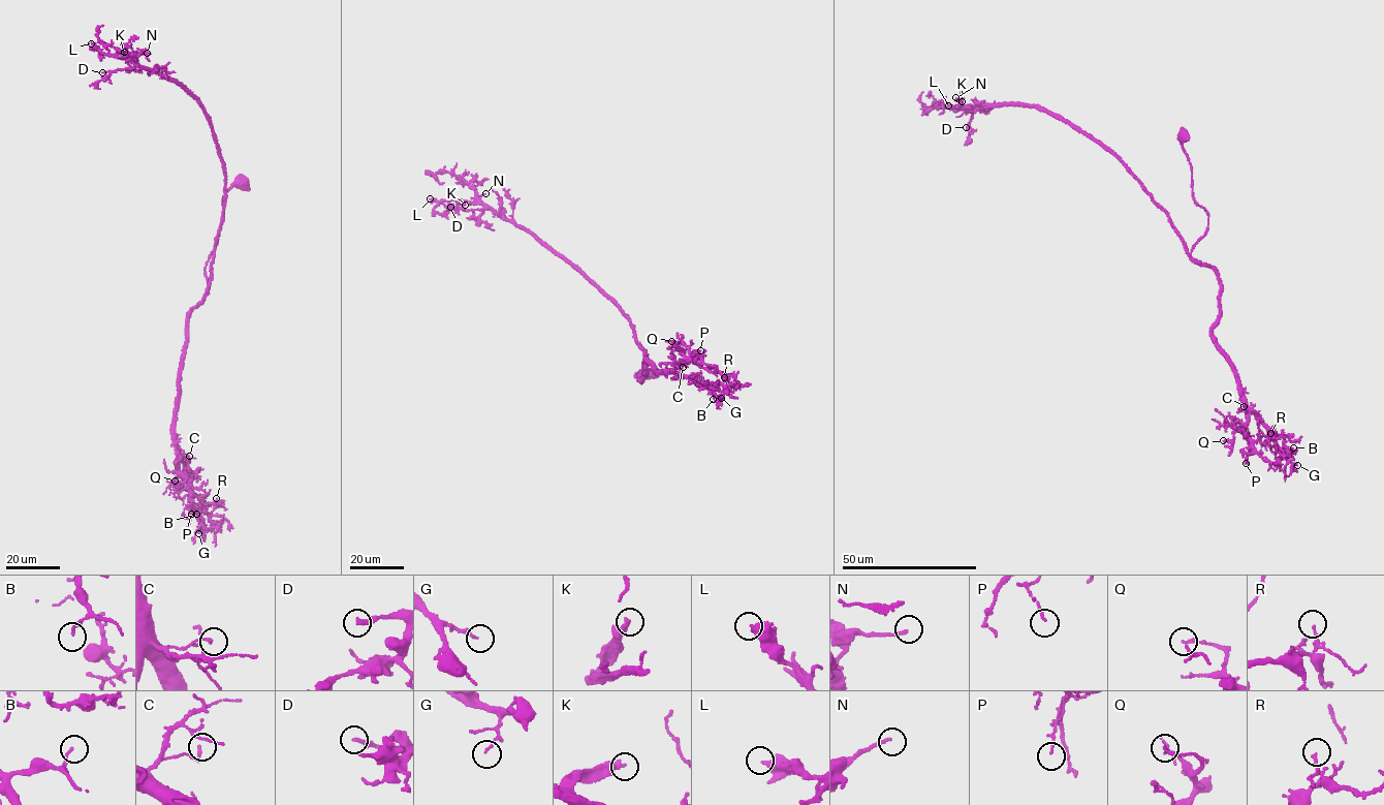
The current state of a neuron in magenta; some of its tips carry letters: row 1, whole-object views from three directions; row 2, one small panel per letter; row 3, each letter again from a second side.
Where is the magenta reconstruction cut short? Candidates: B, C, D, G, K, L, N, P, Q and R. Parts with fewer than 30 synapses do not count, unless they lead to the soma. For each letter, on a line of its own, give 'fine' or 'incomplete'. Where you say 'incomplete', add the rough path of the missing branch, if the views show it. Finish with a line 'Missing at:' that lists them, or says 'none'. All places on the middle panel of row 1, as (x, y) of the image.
B: fine
C: fine
D: incomplete; course (450, 207), (446, 192), (437, 187)
G: fine
K: fine
L: incomplete; course (430, 198), (410, 197)
N: fine
P: fine
Q: fine
R: fine
Missing at: D, L

